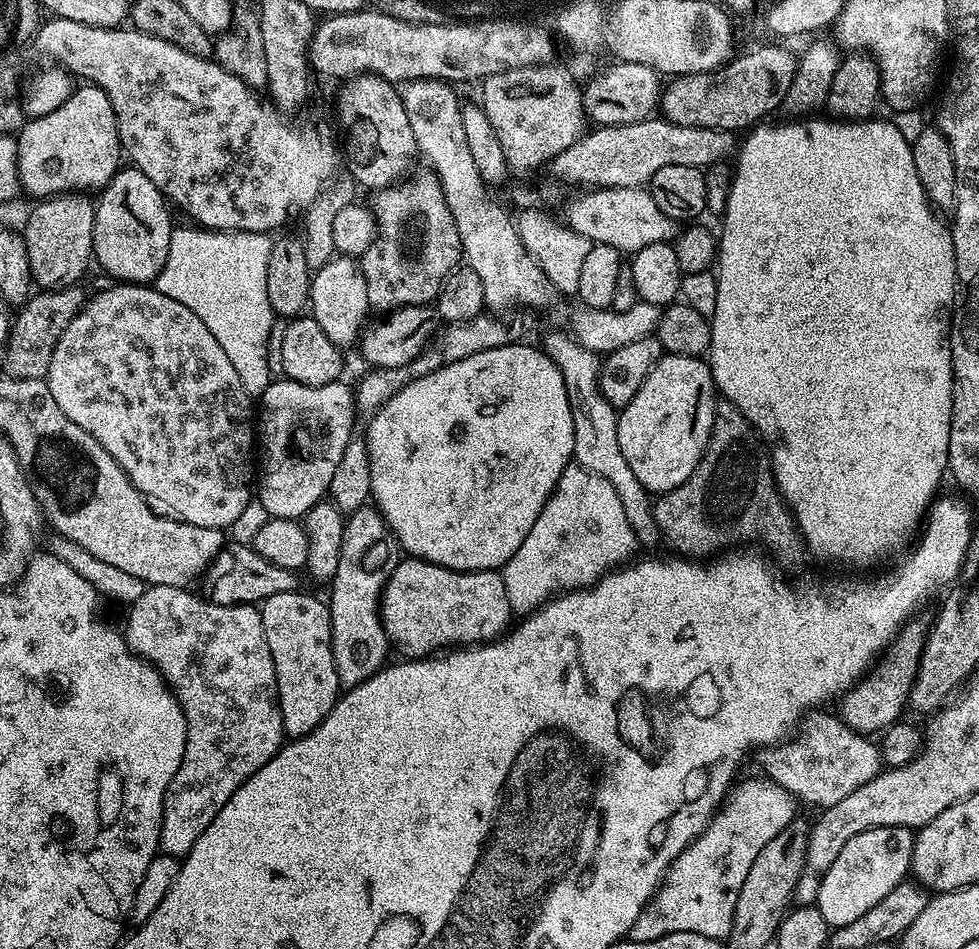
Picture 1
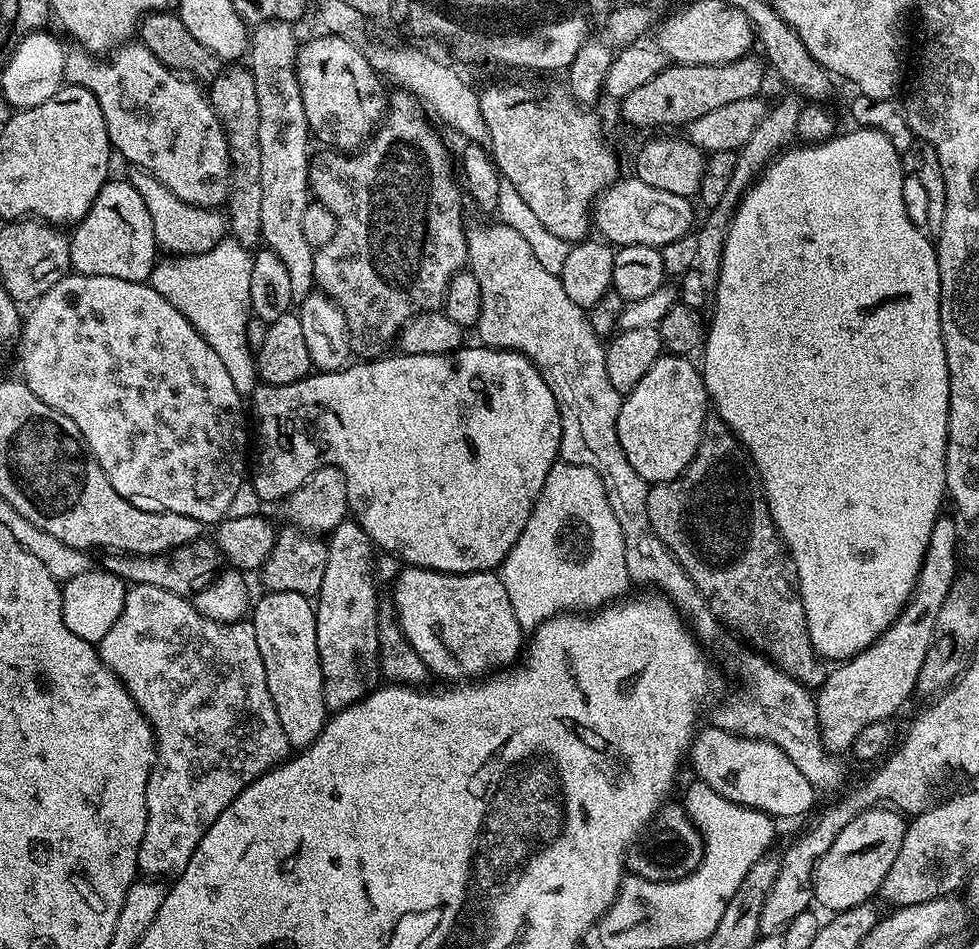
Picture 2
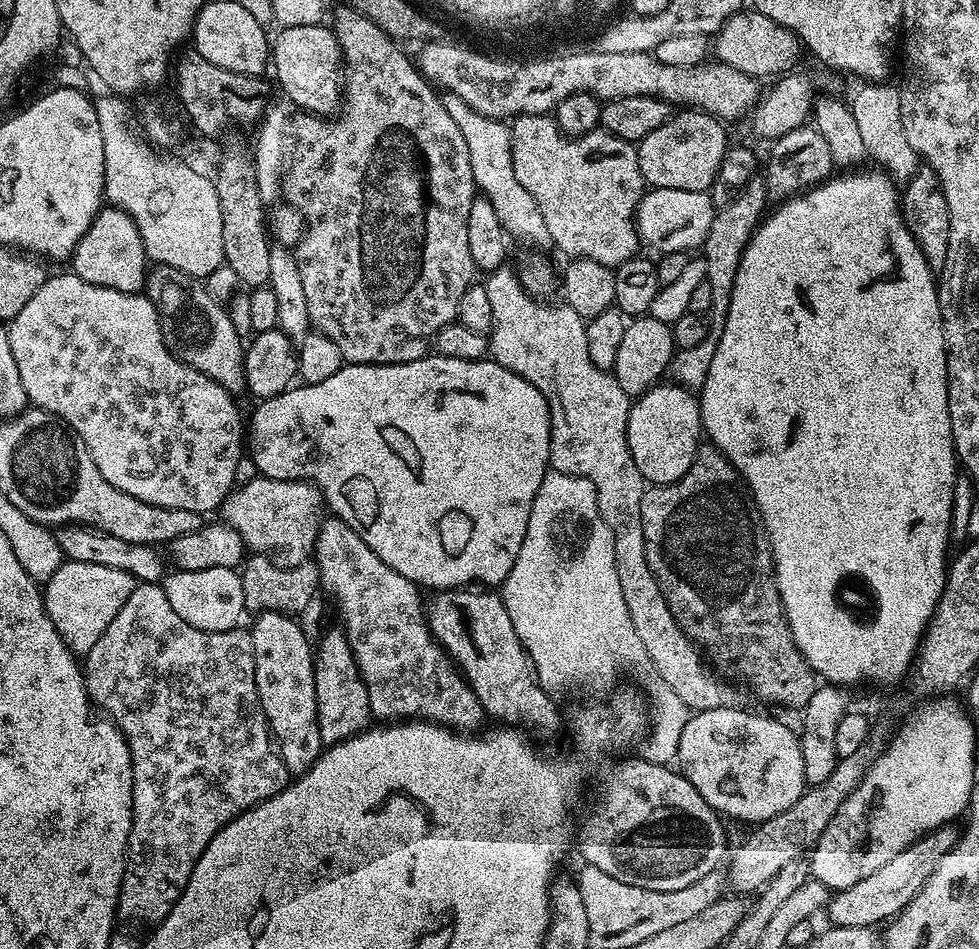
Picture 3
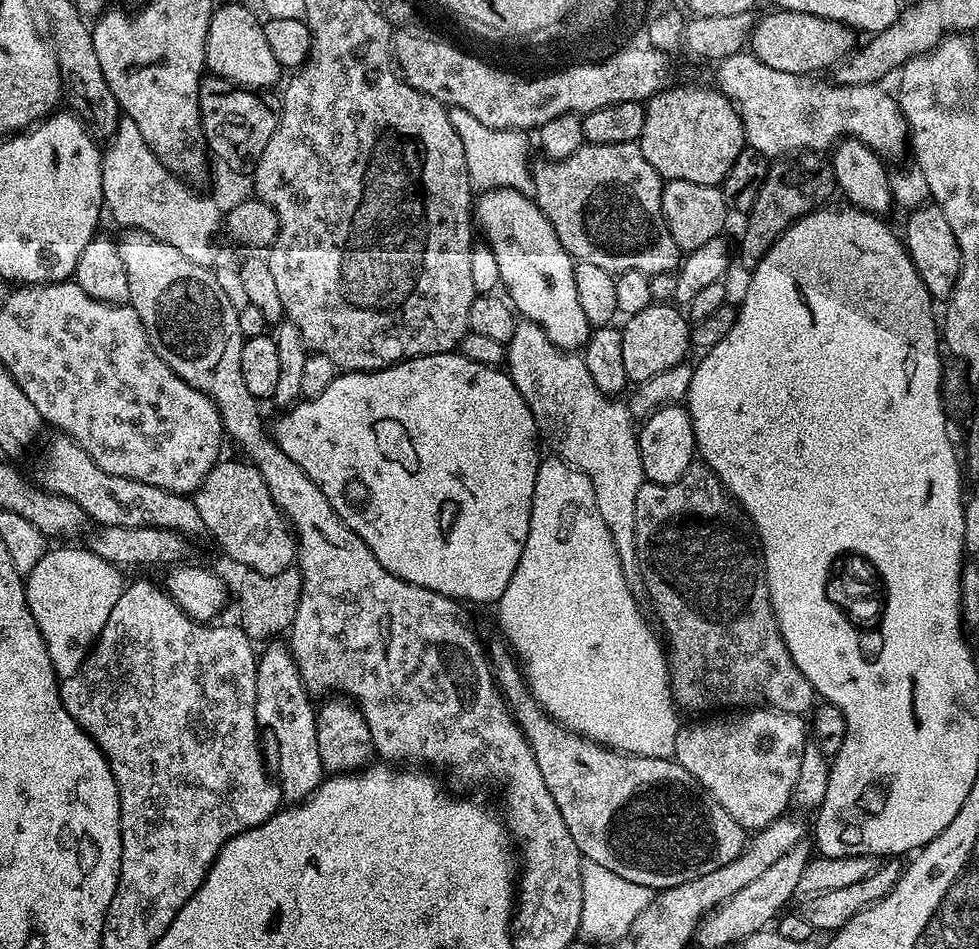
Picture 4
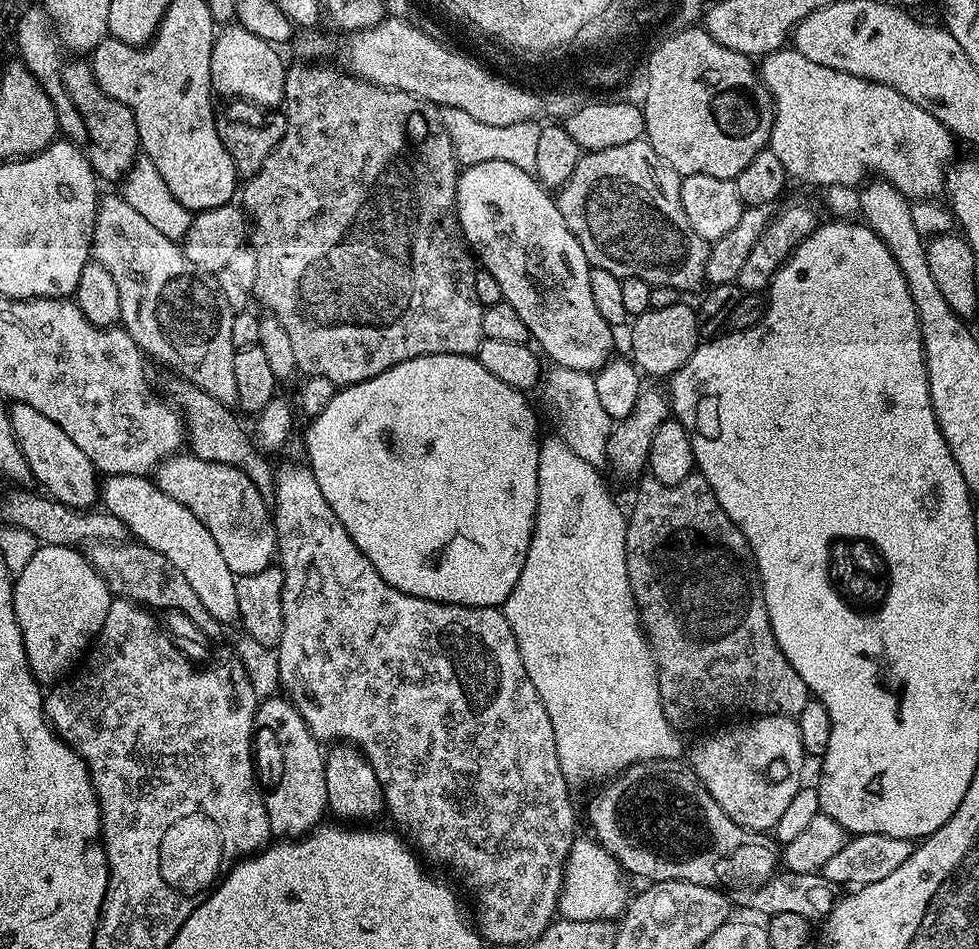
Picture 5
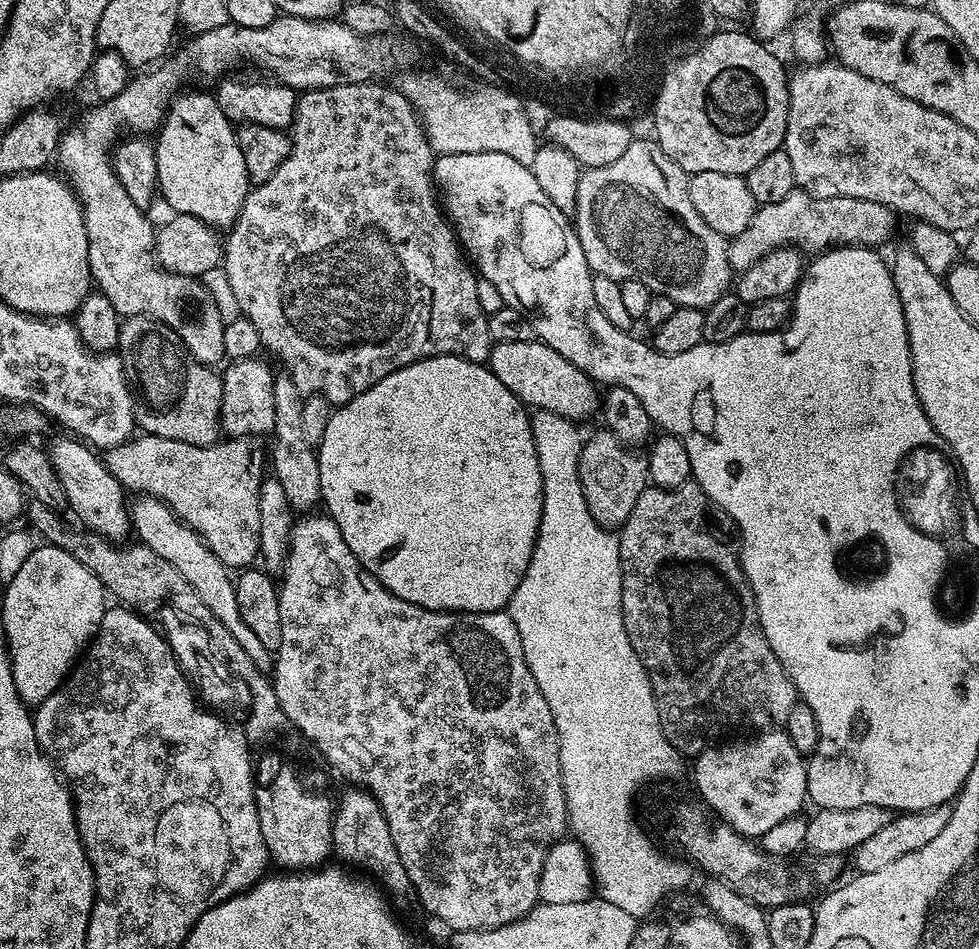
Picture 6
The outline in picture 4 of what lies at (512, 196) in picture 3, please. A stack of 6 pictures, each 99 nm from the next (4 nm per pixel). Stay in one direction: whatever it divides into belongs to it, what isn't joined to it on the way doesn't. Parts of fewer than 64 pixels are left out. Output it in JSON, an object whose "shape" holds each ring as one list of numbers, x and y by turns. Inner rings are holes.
{"shape":[[448,108,448,117,458,130,458,138,462,138,462,150,466,150,466,170,472,179,473,189,513,188,525,194,533,191,528,140,523,131,482,126,474,114,466,114,466,110,461,108]]}

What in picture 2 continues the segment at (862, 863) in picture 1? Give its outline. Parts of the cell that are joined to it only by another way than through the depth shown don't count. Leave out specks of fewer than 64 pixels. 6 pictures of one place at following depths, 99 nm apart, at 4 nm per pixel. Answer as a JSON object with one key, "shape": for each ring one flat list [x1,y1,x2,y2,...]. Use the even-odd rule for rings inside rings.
{"shape":[[887,807,867,808,854,818,834,838,834,846,816,864,814,900,817,905,829,908,829,913,845,912,859,904,867,904,879,893,882,882,902,850,906,820,901,813]]}

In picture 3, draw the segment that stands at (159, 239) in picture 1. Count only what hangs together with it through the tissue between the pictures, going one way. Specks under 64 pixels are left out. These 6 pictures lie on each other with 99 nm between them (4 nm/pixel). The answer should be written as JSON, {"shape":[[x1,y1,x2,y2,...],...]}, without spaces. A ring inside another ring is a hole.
{"shape":[[101,207,94,222,82,234,78,246,70,257,71,275,82,278,94,286,106,286,119,292,140,292,145,287,150,271,150,259,144,252,143,240,139,236,134,218,121,208]]}

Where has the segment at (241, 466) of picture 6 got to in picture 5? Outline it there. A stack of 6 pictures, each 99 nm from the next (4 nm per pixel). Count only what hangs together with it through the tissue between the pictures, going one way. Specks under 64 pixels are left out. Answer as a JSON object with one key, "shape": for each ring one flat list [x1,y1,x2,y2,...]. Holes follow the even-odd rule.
{"shape":[[177,454,161,460,156,466,154,479,161,490,174,498,174,502,182,502,182,506,210,530,226,566,230,566,236,577,258,574,273,567,278,556,274,516,269,501,258,494,258,486,254,486,242,470,216,458,203,460,191,454]]}

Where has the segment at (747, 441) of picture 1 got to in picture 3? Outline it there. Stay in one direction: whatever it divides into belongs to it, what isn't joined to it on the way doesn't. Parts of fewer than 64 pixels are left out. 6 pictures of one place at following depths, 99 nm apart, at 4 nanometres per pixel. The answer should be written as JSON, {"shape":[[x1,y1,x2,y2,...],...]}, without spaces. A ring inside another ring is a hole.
{"shape":[[701,443,690,470,678,482,645,487,640,513,646,562,670,606,670,614,721,677,748,687,768,704,803,710,814,698,818,677,792,637,778,594,768,531,756,509,756,499,745,488,736,467,712,443]]}

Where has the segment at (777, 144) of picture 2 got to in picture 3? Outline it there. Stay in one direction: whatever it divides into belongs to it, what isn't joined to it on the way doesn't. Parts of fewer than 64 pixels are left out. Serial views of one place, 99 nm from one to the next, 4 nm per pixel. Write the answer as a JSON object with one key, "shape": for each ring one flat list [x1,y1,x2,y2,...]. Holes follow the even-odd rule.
{"shape":[[753,178,725,208,717,211,715,218,710,222,710,230,706,234,702,245,702,259,706,266,704,278,710,286,710,302,712,303,707,336,704,342,693,348,677,349,672,355,666,373,673,383,687,388,688,391,698,392,705,384,711,359,714,358,717,343,722,338,724,319,732,301,734,274,738,274,738,262,742,262,742,254,750,242,752,233,760,227,760,221,766,212,764,204,766,205,768,201,768,191,763,179]]}

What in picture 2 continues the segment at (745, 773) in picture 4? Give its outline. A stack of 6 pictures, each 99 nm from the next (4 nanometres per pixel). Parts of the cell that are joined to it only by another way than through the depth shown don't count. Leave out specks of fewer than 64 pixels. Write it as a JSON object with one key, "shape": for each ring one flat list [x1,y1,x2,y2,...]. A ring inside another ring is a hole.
{"shape":[[704,727,692,737,690,760,692,756,695,775,704,780,710,790,722,794,722,798,730,802,773,818,804,816,815,806,818,790,781,748,768,740,752,740,749,736,735,736,721,728]]}

